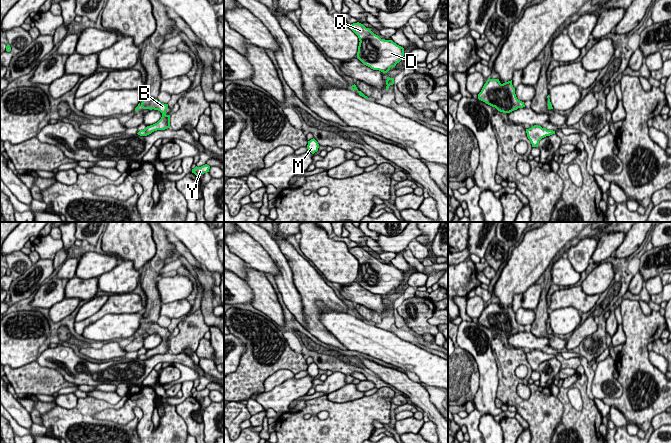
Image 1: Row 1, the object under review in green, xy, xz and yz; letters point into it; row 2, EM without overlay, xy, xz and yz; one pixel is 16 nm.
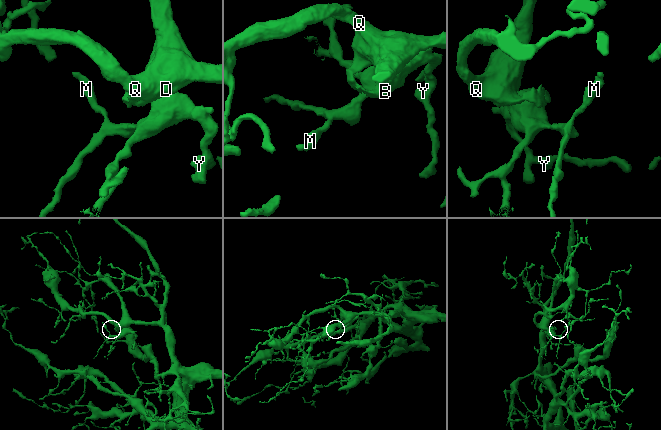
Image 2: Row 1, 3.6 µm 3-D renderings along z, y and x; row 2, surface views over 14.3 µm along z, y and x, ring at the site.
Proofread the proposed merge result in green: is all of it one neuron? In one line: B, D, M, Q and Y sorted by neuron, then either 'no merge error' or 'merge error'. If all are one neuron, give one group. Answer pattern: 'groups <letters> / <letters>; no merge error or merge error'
groups B D M Q Y; no merge error

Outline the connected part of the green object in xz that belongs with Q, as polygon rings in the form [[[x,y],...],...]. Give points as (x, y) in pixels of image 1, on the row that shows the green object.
[[[359,22],[349,25],[349,28],[359,38],[357,58],[364,65],[387,73],[391,67],[395,67],[402,60],[404,48],[392,40],[381,39]]]

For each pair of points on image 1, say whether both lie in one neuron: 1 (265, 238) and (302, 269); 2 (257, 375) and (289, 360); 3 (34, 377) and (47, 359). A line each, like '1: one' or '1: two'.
1: two
2: one
3: two

